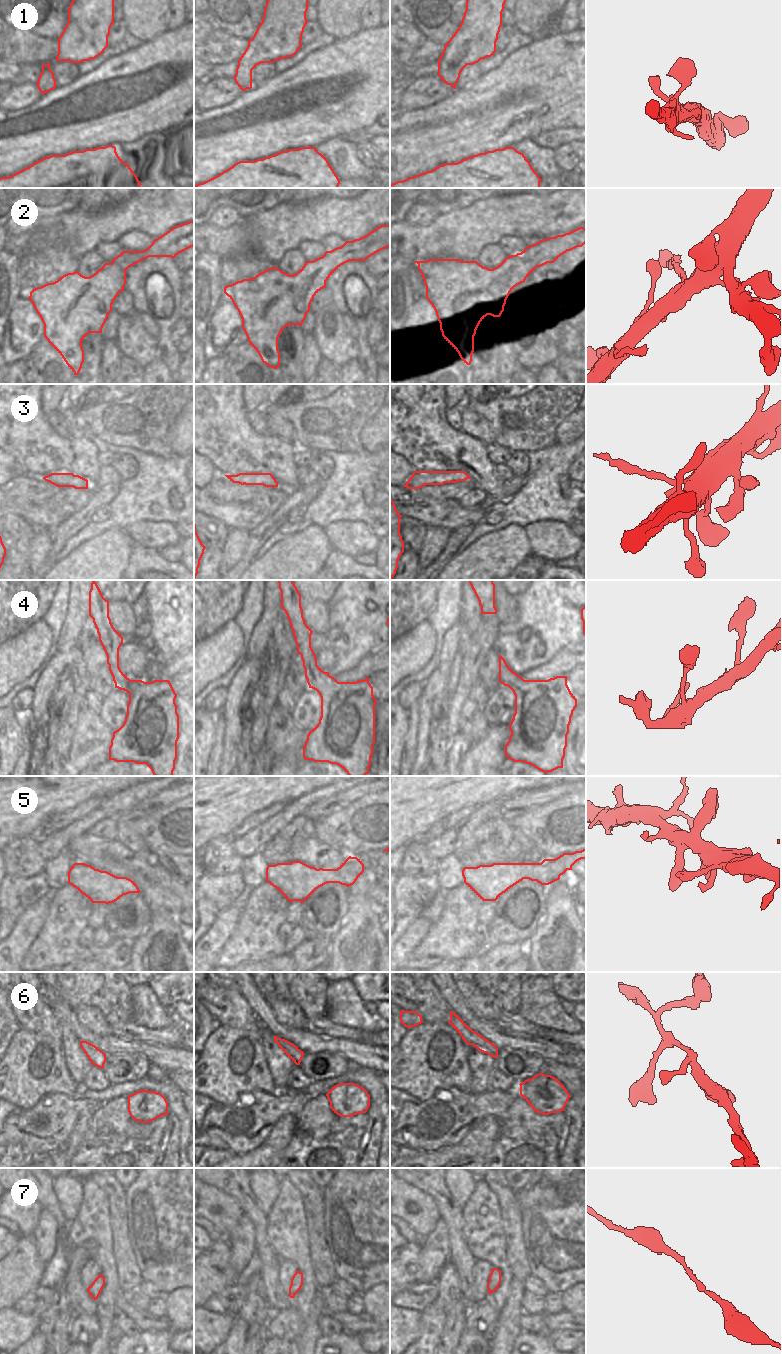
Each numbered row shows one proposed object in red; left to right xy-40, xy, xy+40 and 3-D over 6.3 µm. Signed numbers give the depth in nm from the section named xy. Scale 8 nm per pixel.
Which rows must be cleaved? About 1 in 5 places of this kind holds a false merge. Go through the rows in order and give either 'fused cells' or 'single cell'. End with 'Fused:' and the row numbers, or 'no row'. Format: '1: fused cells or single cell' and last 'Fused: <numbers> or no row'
1: single cell
2: fused cells
3: fused cells
4: single cell
5: single cell
6: single cell
7: single cell
Fused: 2, 3

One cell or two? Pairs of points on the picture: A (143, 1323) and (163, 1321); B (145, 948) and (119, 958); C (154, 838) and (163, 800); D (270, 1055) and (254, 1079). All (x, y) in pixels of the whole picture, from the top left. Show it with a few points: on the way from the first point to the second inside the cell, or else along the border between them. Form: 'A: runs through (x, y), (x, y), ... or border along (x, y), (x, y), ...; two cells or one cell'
A: runs through (148, 1322), (158, 1322); one cell
B: border along (135, 940), (129, 961); two cells
C: border along (183, 799), (143, 814); two cells
D: border along (260, 1038), (263, 1055), (274, 1083); two cells

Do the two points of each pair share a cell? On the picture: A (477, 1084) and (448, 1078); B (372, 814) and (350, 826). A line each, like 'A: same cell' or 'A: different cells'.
A: different cells
B: same cell

